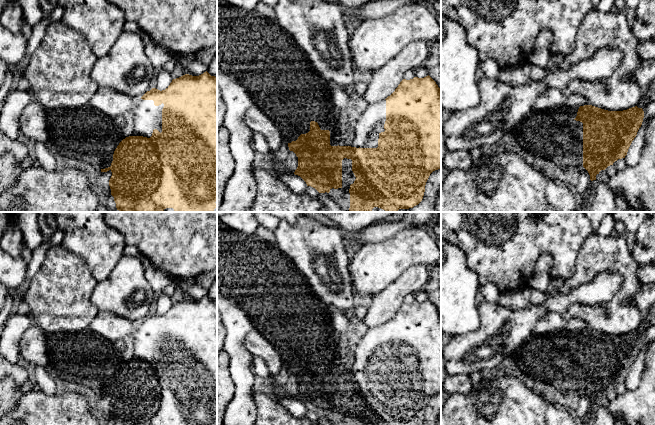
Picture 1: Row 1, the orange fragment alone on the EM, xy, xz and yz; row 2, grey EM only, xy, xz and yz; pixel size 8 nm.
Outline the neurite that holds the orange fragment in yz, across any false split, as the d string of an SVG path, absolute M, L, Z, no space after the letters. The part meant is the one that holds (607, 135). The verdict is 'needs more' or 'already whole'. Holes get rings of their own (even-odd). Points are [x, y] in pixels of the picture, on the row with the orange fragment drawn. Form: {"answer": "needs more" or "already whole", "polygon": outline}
{"answer": "already whole", "polygon": "M637 106L623 111L579 107L574 120L583 123L583 167L591 181L601 170L625 158L643 118L644 111Z"}

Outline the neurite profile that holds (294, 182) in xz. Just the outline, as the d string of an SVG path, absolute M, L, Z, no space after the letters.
M286 169L281 172L279 180L285 183L295 193L306 193L306 182L300 176L291 173Z

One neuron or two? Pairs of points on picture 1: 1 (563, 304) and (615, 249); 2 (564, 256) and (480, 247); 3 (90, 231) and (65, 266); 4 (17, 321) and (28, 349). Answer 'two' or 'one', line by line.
1: two
2: one
3: two
4: two

